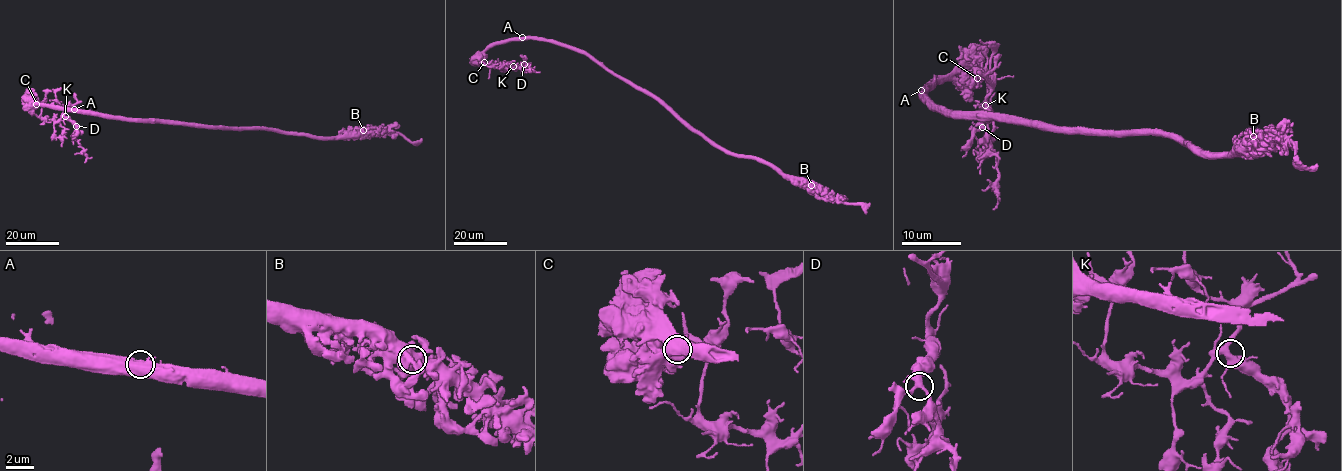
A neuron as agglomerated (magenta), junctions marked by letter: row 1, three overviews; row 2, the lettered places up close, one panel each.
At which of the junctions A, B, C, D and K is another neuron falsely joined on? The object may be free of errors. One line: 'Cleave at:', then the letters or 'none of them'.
Cleave at: C

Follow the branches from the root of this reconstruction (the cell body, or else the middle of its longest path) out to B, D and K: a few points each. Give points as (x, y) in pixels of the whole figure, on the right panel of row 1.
B: (1027, 125), (1096, 130), (1157, 130), (1169, 133), (1198, 153), (1238, 151), (1253, 136)
D: (1027, 125), (958, 117), (924, 93), (946, 80), (984, 78), (990, 117), (988, 105), (982, 127)
K: (1027, 125), (958, 117), (940, 110), (924, 93), (934, 83), (946, 80), (984, 78), (990, 117), (985, 105)

